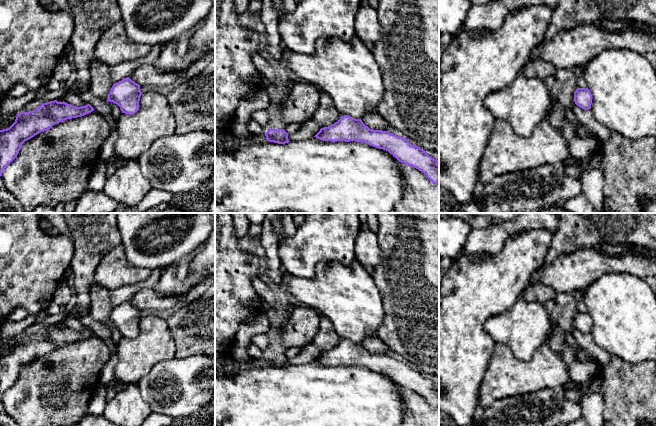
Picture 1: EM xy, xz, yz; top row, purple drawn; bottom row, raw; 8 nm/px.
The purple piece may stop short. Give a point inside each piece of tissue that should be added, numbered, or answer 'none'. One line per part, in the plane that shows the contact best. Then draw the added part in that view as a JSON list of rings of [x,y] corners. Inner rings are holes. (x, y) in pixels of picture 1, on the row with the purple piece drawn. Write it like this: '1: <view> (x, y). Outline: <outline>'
none

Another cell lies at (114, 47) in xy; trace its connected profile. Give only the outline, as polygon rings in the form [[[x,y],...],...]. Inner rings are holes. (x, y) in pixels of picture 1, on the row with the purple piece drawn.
[[[123,21],[108,28],[95,46],[95,58],[109,67],[144,58],[150,51],[148,44],[129,40]]]

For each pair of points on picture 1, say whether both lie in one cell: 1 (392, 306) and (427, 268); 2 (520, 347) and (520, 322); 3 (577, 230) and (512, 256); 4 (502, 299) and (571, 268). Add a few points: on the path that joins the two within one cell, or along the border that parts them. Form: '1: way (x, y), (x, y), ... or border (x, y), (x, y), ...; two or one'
1: way (401, 297), (421, 277); one
2: way (520, 341), (520, 328); one
3: border (553, 234), (550, 249), (544, 263); two
4: border (543, 265), (532, 274), (528, 284); two

